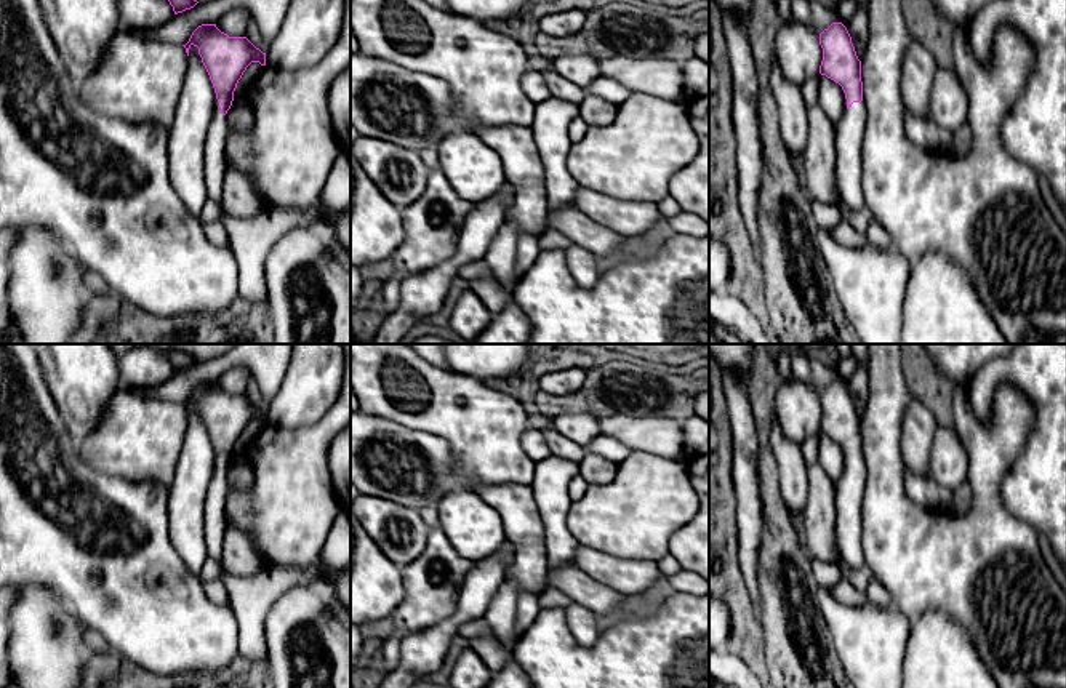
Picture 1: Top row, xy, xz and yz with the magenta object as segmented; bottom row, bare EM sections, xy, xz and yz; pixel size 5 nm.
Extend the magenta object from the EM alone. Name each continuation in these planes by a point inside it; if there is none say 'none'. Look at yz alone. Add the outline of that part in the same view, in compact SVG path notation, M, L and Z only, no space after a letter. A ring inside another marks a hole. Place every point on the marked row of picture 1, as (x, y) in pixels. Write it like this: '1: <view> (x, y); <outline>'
1: yz (849, 132); M845 101L845 110L839 123L834 126L836 130L836 152L837 152L837 186L840 198L856 213L864 213L864 195L861 190L861 138L864 133L866 123L866 107L864 102L853 102L850 107Z

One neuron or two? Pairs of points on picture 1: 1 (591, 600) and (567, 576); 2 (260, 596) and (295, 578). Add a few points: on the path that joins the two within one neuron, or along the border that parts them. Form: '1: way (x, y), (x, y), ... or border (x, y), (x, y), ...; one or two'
1: way (585, 594), (573, 583); one
2: way (268, 588), (276, 580), (287, 578); one

